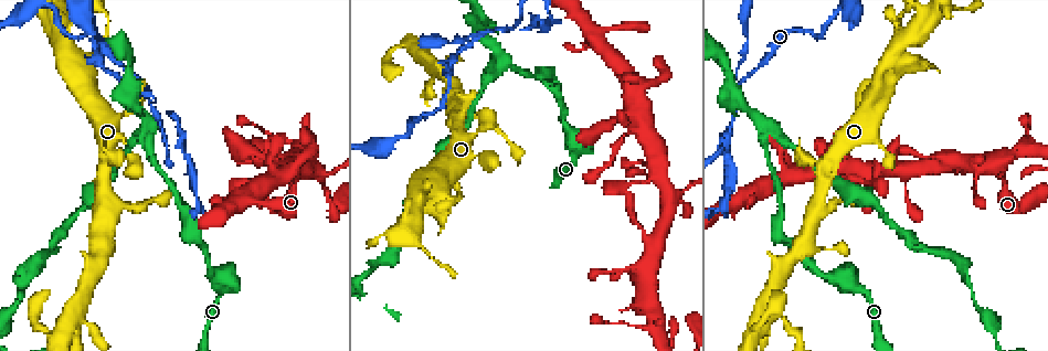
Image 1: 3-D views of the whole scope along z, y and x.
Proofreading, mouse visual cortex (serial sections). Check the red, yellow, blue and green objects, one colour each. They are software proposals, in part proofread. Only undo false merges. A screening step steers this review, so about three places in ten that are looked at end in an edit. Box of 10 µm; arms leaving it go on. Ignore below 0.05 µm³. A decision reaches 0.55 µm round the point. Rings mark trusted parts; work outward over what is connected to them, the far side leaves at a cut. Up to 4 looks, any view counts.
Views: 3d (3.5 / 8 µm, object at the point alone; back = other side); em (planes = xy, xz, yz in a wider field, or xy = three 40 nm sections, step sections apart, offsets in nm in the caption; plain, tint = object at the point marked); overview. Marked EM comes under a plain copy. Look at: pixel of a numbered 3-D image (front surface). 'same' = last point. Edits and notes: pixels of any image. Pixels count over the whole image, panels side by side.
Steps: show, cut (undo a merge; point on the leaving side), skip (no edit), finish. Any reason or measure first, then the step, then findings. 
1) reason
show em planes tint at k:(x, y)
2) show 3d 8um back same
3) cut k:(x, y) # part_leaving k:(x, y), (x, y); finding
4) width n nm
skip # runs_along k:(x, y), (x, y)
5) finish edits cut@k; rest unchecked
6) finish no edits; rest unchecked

sharp bend
show em xy step 3 tint at 1:(818, 38)

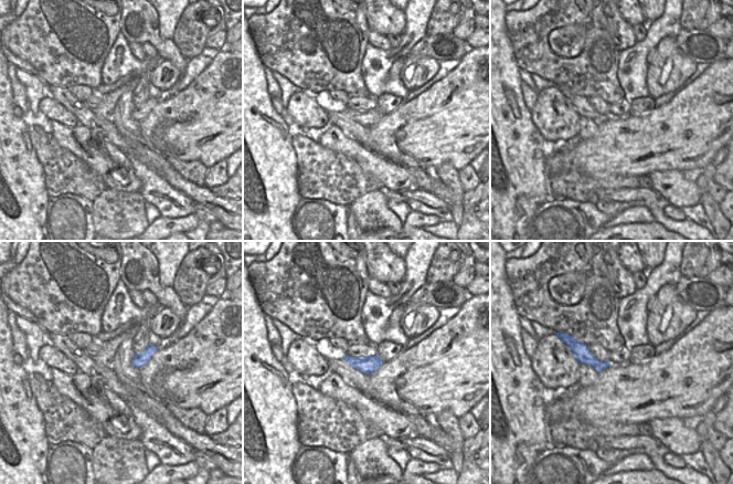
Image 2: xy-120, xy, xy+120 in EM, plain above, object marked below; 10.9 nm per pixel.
show 3d 3.5um same

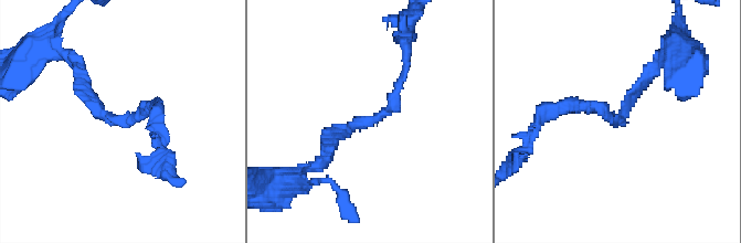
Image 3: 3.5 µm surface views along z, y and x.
width 190 nm
skip # runs_along 3:(403, 80), (393, 105), (352, 125), (321, 162); continuous, no second cell

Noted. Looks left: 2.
sharp bend
show 3d 3.5um at 1:(987, 164)

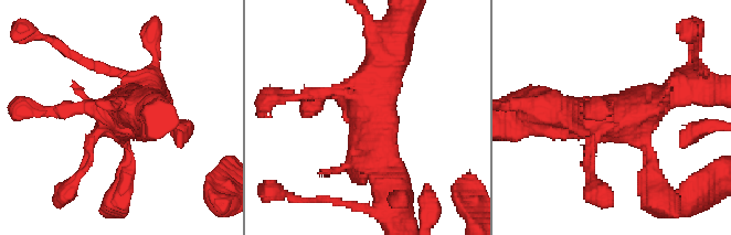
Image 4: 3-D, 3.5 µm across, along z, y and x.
shape alone is not enough
show em xy step 2 tint at 4:(617, 120)

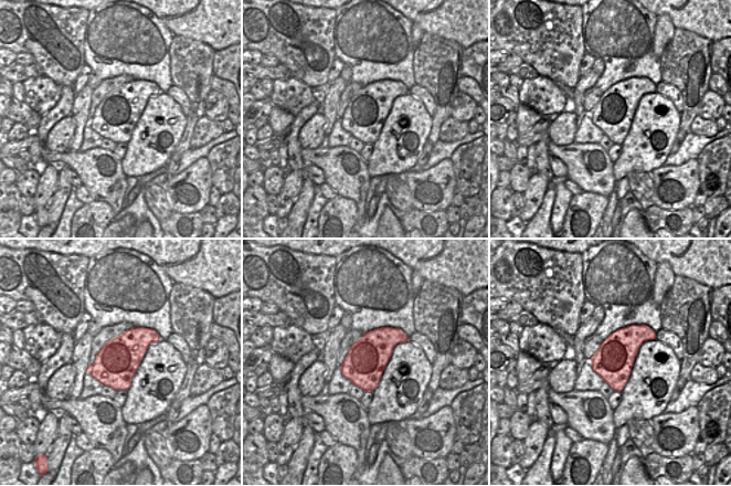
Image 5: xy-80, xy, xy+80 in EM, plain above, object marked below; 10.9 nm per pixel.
skip # runs_along 4:(649, 155), (633, 120), (533, 110); continuous, no second cell

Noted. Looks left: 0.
finish no edits; rest unchecked

